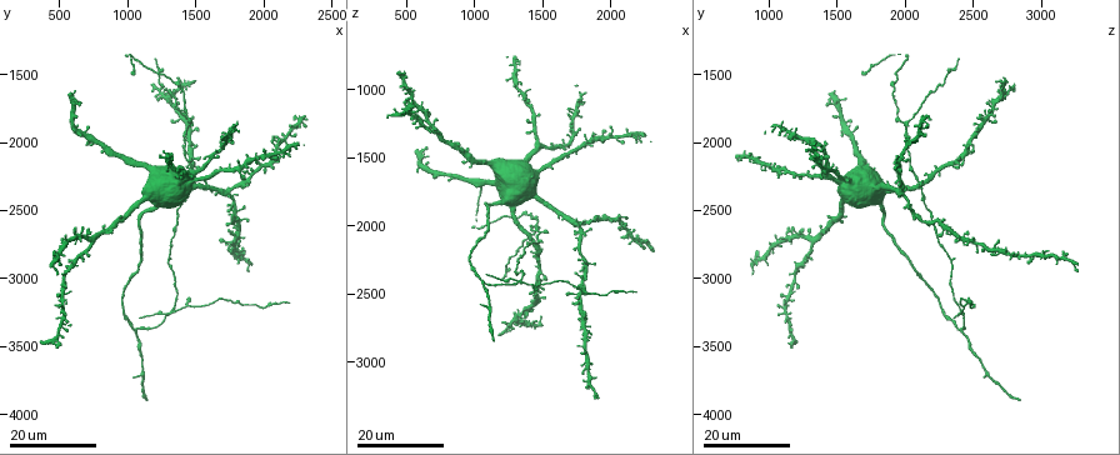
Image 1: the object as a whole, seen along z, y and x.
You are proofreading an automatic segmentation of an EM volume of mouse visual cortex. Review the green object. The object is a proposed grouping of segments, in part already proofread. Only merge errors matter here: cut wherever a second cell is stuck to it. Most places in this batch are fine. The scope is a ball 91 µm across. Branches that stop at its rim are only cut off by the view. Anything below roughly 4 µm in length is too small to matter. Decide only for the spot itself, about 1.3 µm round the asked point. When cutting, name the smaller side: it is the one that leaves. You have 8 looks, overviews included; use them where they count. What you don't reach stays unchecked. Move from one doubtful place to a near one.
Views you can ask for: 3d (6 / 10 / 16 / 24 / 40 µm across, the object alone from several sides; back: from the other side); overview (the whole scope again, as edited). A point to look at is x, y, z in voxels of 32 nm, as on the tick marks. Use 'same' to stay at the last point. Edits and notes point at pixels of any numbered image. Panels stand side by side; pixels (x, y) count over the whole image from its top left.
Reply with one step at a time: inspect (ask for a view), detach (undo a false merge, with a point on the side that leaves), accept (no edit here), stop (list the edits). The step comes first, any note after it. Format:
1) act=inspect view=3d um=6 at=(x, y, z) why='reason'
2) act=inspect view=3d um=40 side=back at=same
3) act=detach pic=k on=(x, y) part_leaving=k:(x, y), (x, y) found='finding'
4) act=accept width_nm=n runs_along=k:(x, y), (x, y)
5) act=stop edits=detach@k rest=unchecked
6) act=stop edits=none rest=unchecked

act=inspect view=3d um=24 at=(1080, 3360, 2400) why='side arm on a straight run'

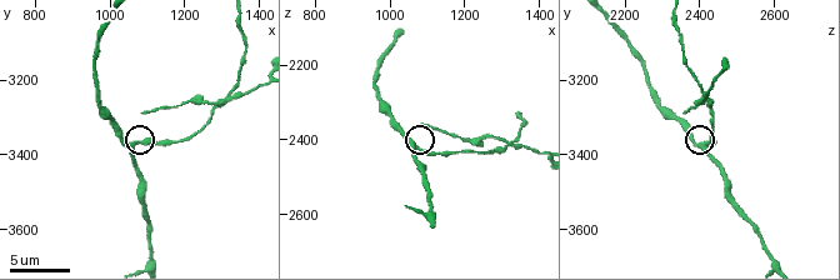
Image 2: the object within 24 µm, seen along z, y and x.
act=inspect view=3d um=10 at=(1060, 3370, 2420)

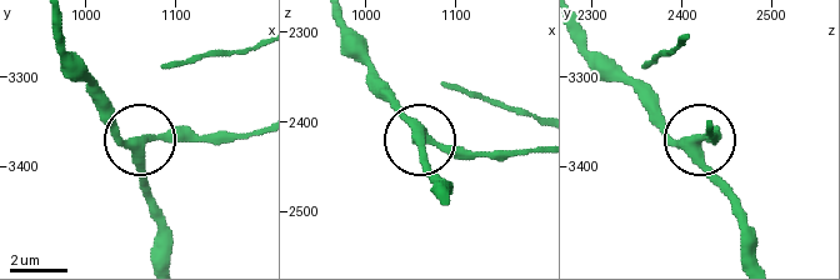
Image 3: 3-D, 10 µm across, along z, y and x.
act=accept side_arm_um=23 runs_along=3:(55, 29), (105, 121), (141, 143), (141, 191) found='all the same cell'

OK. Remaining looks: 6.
act=inspect view=3d um=10 at=(1320, 3240, 2420) why='looks like a crossing'

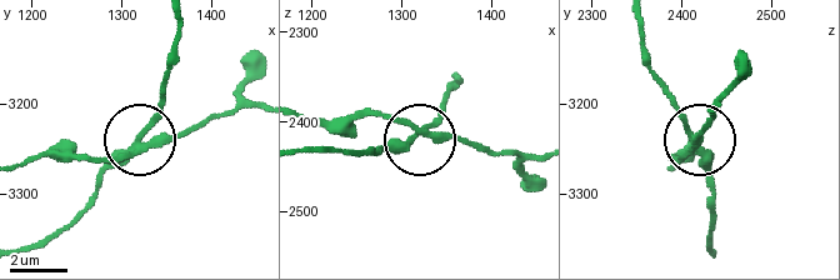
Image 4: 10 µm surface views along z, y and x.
act=inspect view=3d um=10 side=back at=(1325, 3245, 2410)

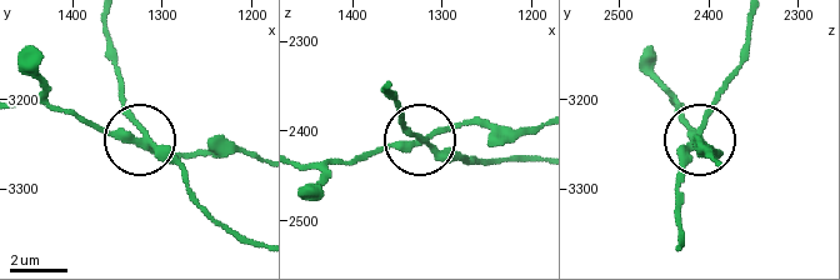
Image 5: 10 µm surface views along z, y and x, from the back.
act=detach pic=5 on=(184, 153) arms=4 part_leaving=5:(144, 140), (124, 140), (74, 116), (24, 105) found='a second cell is stuck on'

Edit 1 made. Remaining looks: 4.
act=inspect view=3d um=24 at=(1420, 2120, 2040) why='thin neck'

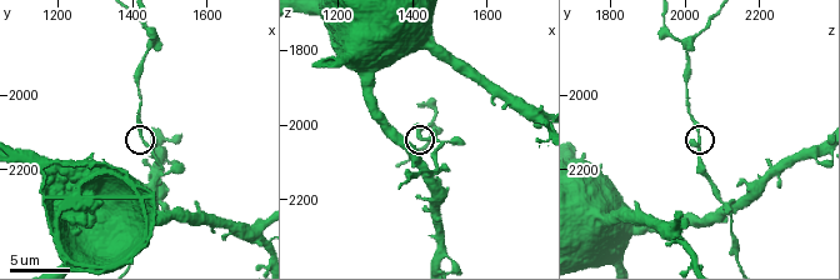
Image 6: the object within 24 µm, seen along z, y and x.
act=inspect view=3d um=10 at=(1420, 2110, 2040)

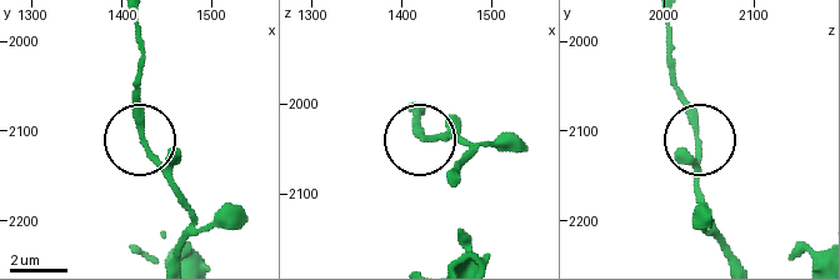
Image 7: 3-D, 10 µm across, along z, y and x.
act=accept runs_along=7:(735, 254), (694, 183), (694, 111), (675, 83), (673, 49) found='continuous, no second cell'

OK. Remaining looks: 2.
act=inspect view=3d um=10 at=(1450, 2290, 2130) why='two arms in line, one across'

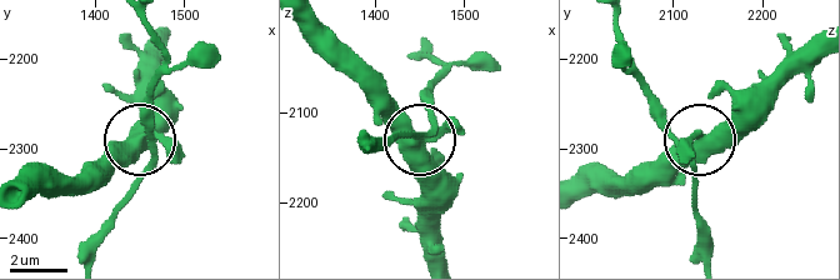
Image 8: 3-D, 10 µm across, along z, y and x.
act=inspect view=3d um=10 side=back at=(1450, 2290, 2135)

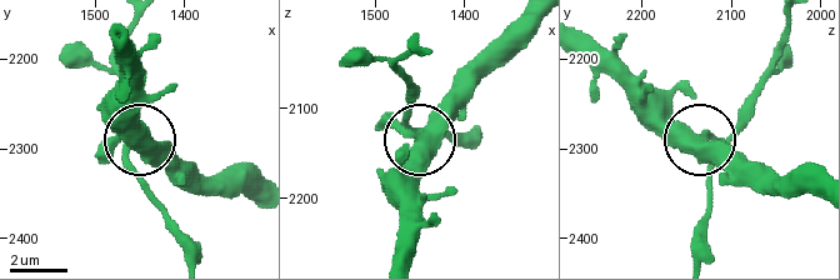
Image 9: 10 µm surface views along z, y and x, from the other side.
act=accept arms=3 found='all the same cell'

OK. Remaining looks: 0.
act=stop edits=detach@5 rest=unchecked

